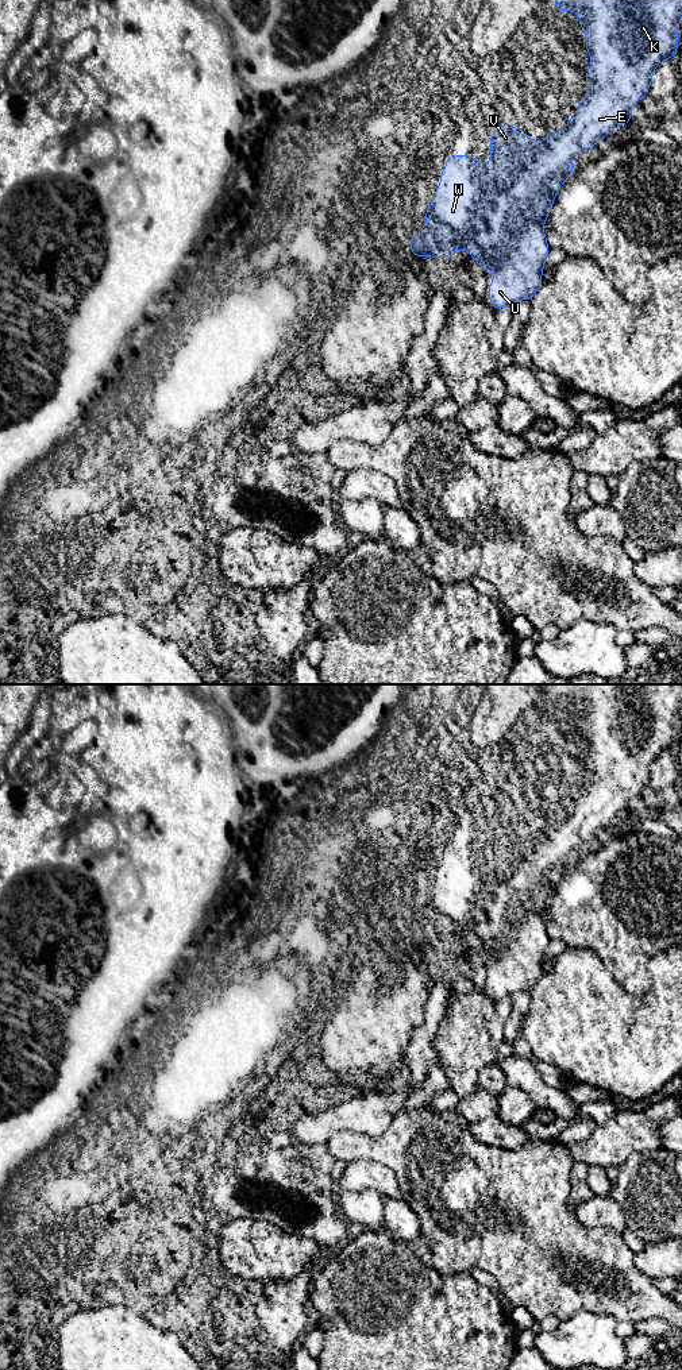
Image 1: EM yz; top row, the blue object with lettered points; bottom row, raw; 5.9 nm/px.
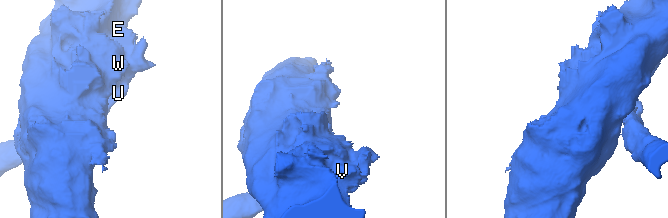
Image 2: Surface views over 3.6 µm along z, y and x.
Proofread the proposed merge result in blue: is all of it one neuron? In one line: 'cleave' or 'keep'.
cleave

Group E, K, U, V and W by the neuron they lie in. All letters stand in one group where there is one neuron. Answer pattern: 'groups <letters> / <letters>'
groups E K V W / U

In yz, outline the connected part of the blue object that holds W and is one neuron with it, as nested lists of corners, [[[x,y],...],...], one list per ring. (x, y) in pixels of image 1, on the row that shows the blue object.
[[[554,0],[555,11],[574,11],[581,18],[581,31],[586,34],[586,53],[592,55],[592,66],[586,69],[586,99],[575,108],[575,115],[566,123],[566,126],[555,134],[548,135],[543,142],[529,139],[527,134],[519,134],[515,124],[502,123],[496,131],[490,134],[490,161],[488,165],[482,165],[473,155],[448,154],[446,161],[446,169],[440,171],[440,185],[435,189],[435,198],[429,208],[425,208],[425,228],[415,231],[413,240],[409,242],[409,250],[416,258],[427,258],[435,252],[440,243],[440,227],[450,228],[455,235],[462,228],[463,236],[466,235],[466,227],[474,217],[481,217],[483,221],[482,239],[485,242],[485,255],[493,255],[505,242],[512,236],[516,236],[521,228],[528,228],[532,223],[544,228],[544,223],[550,216],[550,208],[555,202],[555,196],[559,188],[566,180],[574,175],[573,158],[579,151],[587,151],[590,146],[598,146],[602,138],[606,138],[613,128],[621,127],[628,121],[632,121],[631,108],[637,104],[641,97],[650,90],[652,82],[652,74],[655,67],[666,58],[674,58],[678,50],[678,34],[679,23],[682,18],[682,0]]]

